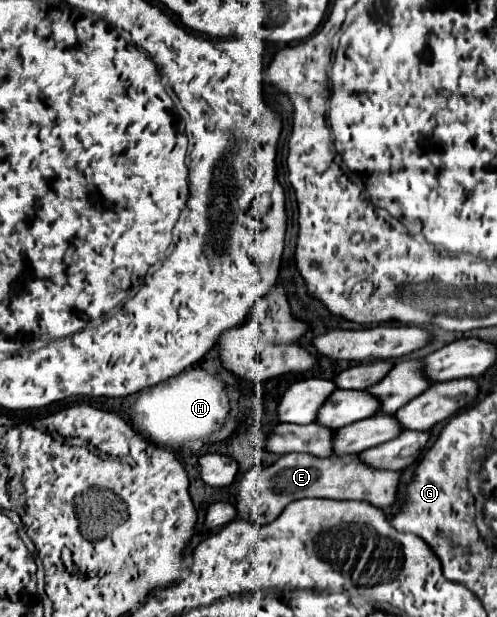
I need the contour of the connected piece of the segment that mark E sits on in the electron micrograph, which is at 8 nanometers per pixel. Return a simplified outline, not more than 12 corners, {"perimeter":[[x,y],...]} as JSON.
{"perimeter":[[286,454],[238,476],[254,524],[298,498],[394,504],[398,472]]}

